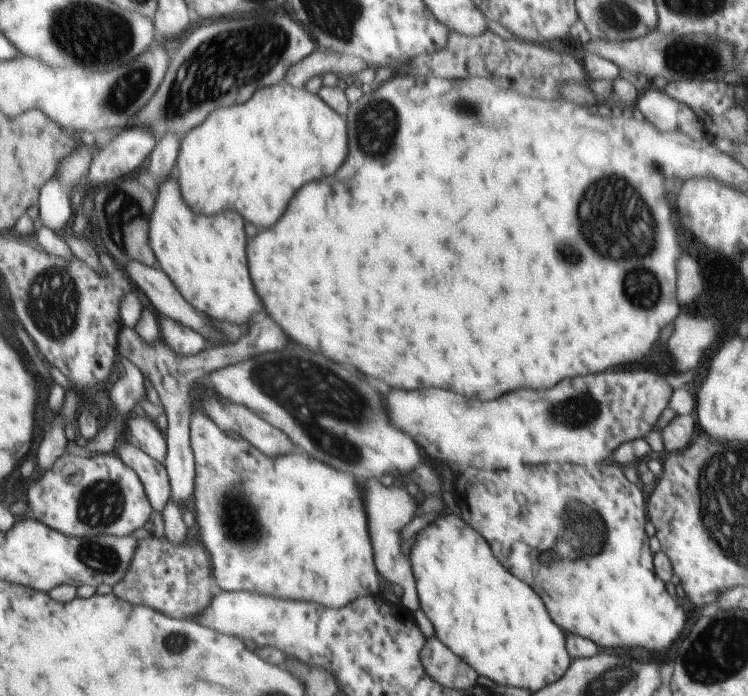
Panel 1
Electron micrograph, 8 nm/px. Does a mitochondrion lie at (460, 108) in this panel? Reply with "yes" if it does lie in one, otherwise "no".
yes

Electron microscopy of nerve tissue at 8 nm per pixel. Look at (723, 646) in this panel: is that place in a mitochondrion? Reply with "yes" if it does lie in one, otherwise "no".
yes

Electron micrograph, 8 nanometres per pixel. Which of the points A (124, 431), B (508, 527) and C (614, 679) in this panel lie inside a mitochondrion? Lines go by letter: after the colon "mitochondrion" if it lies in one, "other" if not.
A: other
B: other
C: mitochondrion

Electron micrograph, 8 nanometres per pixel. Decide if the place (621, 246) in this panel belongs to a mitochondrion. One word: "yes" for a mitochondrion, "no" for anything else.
yes

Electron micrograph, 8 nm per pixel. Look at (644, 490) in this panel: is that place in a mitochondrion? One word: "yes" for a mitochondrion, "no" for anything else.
no

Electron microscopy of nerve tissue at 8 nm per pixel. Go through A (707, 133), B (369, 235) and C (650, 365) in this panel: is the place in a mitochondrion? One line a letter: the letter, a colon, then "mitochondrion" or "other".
A: other
B: other
C: other

